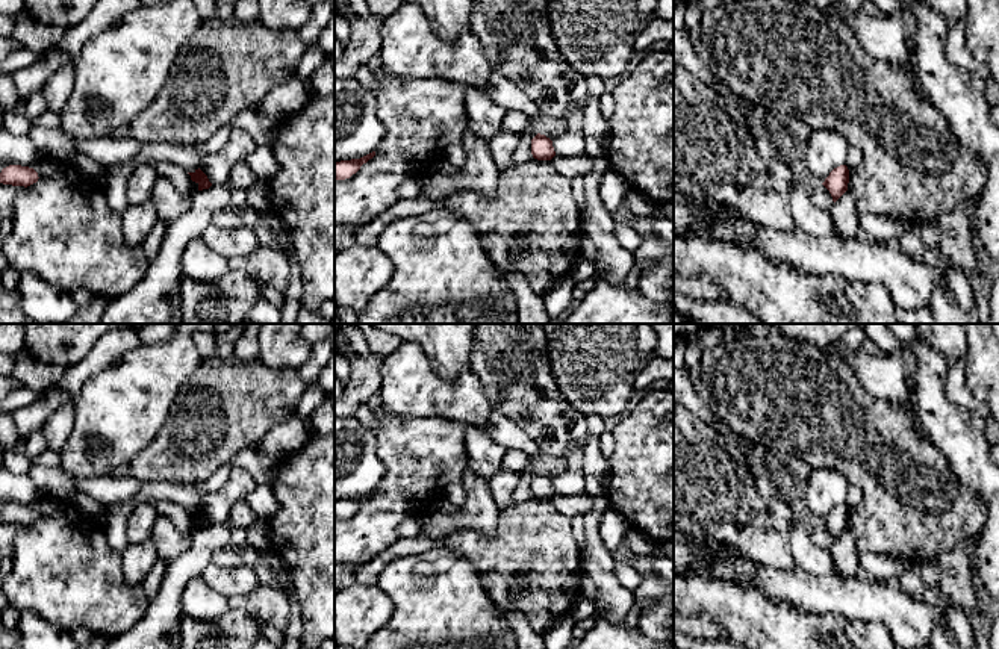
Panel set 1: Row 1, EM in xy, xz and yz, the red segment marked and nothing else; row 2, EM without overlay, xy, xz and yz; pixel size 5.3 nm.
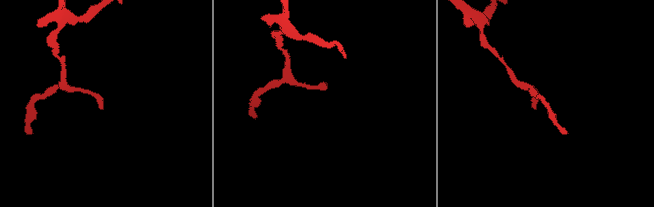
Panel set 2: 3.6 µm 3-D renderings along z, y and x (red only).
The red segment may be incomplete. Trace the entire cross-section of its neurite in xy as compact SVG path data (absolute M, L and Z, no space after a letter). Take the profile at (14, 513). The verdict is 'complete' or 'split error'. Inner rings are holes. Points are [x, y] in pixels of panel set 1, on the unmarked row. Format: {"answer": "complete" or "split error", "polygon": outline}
{"answer": "complete", "polygon": "M9 504L0 511L0 522L12 525L30 525L38 520L38 511L33 507Z"}

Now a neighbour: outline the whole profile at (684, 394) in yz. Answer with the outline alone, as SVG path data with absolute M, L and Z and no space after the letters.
M674 369L674 404L684 405L693 416L699 416L714 431L717 431L717 419L708 404L699 396L690 381L689 369Z

